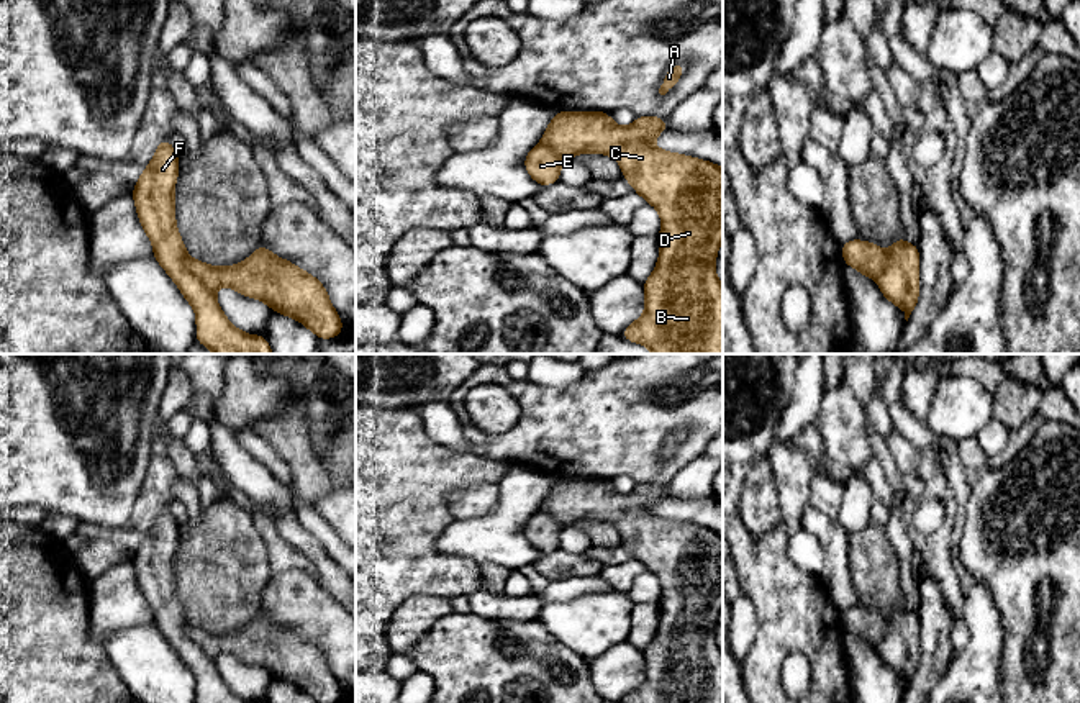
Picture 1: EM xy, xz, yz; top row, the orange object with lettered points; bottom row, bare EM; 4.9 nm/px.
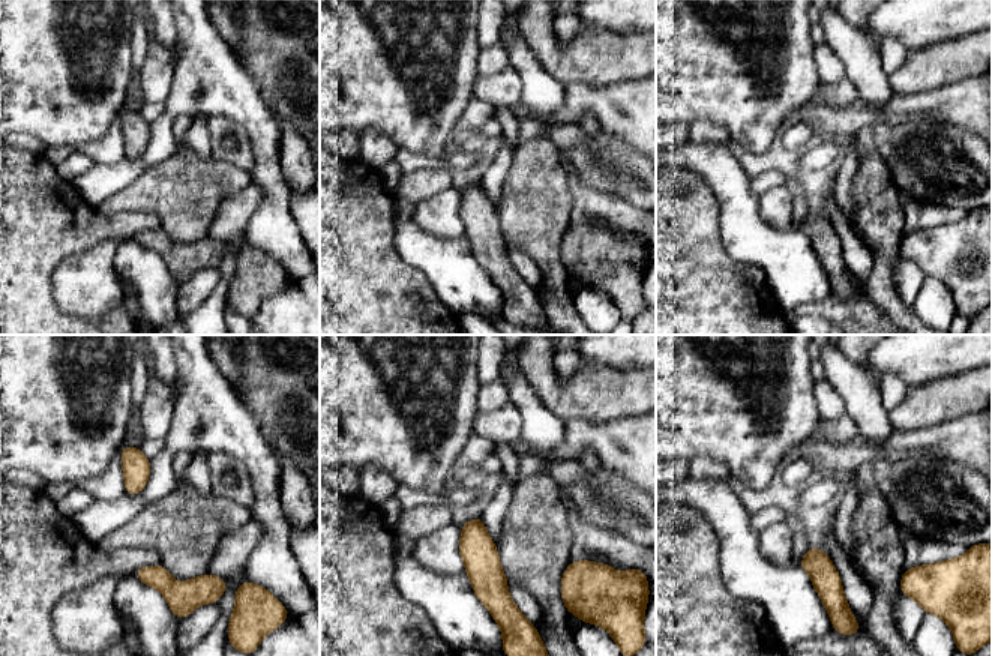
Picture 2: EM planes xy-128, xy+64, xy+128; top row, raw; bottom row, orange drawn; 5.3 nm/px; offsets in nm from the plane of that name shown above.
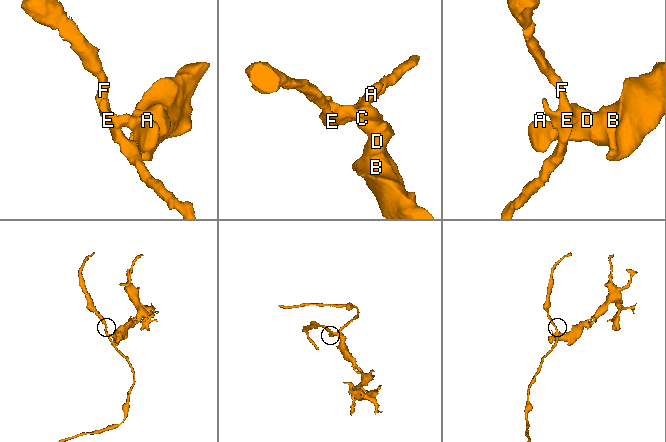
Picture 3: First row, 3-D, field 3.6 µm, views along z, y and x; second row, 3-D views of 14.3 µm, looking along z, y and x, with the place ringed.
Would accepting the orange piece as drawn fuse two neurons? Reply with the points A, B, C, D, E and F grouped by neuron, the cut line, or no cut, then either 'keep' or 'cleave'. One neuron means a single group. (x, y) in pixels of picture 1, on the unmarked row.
A B C D / E F; cut in xy along (187, 625), (187, 634), (212, 659); cleave

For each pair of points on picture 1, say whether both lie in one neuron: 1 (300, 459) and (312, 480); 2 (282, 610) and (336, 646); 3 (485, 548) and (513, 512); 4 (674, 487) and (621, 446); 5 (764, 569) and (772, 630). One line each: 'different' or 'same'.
1: same
2: same
3: same
4: different
5: same

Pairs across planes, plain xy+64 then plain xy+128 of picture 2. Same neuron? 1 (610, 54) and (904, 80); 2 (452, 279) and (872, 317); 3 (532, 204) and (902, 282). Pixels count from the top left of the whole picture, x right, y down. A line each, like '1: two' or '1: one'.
1: one
2: two
3: two

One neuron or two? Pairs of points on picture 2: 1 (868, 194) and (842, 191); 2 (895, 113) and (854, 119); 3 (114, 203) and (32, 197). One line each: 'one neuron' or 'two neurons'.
1: two neurons
2: one neuron
3: two neurons

